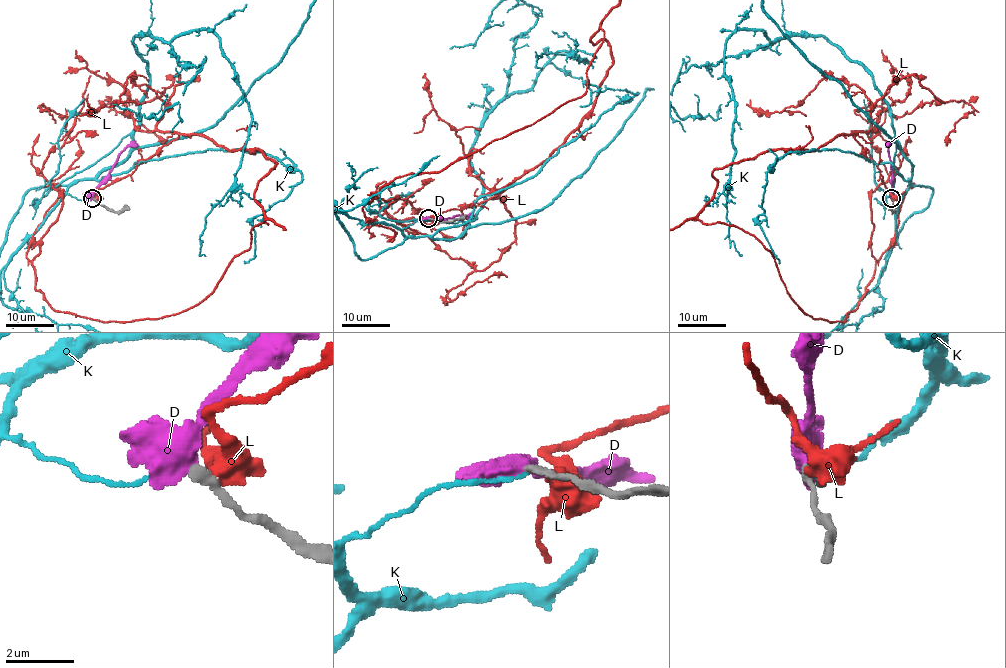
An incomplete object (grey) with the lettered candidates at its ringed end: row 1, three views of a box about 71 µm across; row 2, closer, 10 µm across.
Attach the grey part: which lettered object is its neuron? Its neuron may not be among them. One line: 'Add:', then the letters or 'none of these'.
Add: D

